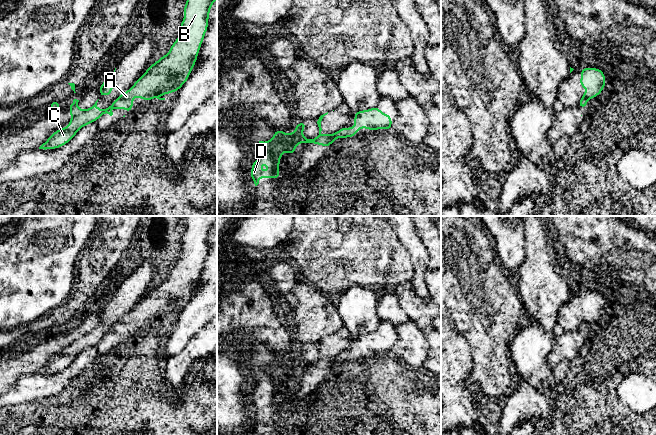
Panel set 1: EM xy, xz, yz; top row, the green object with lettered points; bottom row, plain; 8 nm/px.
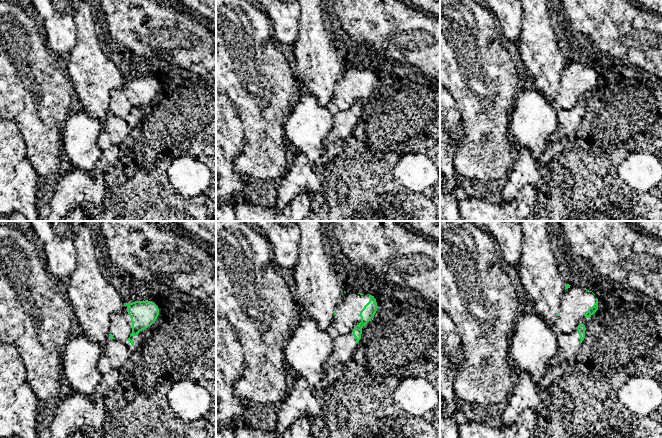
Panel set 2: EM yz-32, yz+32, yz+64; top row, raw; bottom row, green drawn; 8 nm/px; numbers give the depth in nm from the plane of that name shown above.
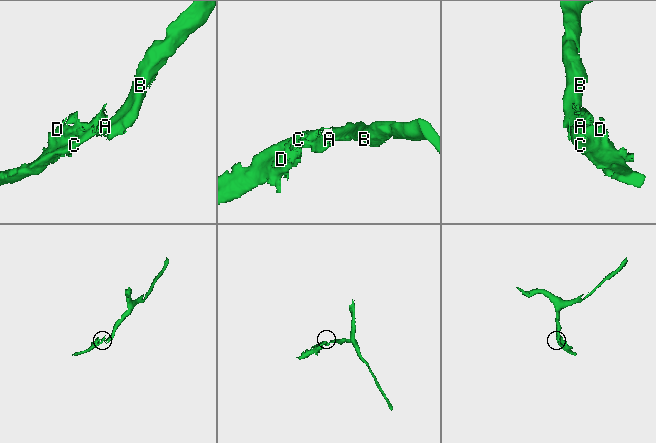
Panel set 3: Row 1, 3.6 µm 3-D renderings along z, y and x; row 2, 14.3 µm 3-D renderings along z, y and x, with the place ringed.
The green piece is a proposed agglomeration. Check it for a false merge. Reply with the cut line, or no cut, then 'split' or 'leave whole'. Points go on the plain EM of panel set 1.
yz (581, 322), (586, 324) | split

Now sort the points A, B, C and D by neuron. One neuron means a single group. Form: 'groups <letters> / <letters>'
groups A B / C D

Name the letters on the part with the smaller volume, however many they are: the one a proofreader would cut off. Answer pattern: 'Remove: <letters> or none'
Remove: C, D

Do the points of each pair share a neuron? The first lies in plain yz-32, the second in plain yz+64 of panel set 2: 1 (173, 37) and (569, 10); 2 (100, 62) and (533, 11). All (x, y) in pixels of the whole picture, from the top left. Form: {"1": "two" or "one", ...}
{"1": "one", "2": "one"}

